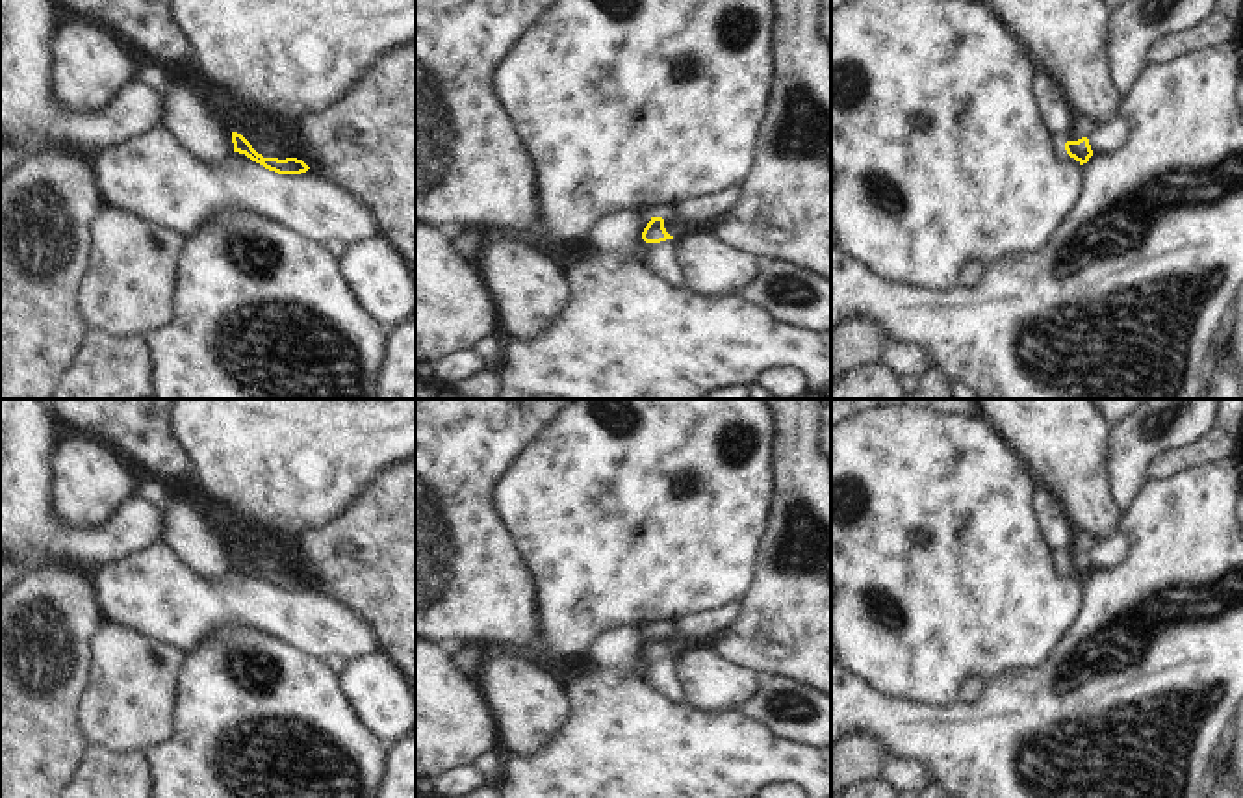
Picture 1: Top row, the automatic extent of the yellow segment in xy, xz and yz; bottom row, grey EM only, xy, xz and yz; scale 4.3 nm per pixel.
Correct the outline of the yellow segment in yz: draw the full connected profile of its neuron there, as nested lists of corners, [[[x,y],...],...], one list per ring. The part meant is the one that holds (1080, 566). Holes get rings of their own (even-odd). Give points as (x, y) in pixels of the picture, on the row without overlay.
[[[1074,533],[1072,536],[1072,549],[1065,559],[1065,566],[1070,573],[1074,573],[1080,581],[1087,579],[1093,572],[1089,551],[1093,542],[1083,533]]]

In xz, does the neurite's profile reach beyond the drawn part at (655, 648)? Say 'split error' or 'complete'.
split error

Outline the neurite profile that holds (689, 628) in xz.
[[[718,607],[714,611],[707,611],[703,614],[685,614],[670,624],[666,624],[660,633],[664,637],[673,637],[690,644],[692,640],[699,640],[703,637],[711,637],[714,633],[722,633],[738,614],[740,607]]]

